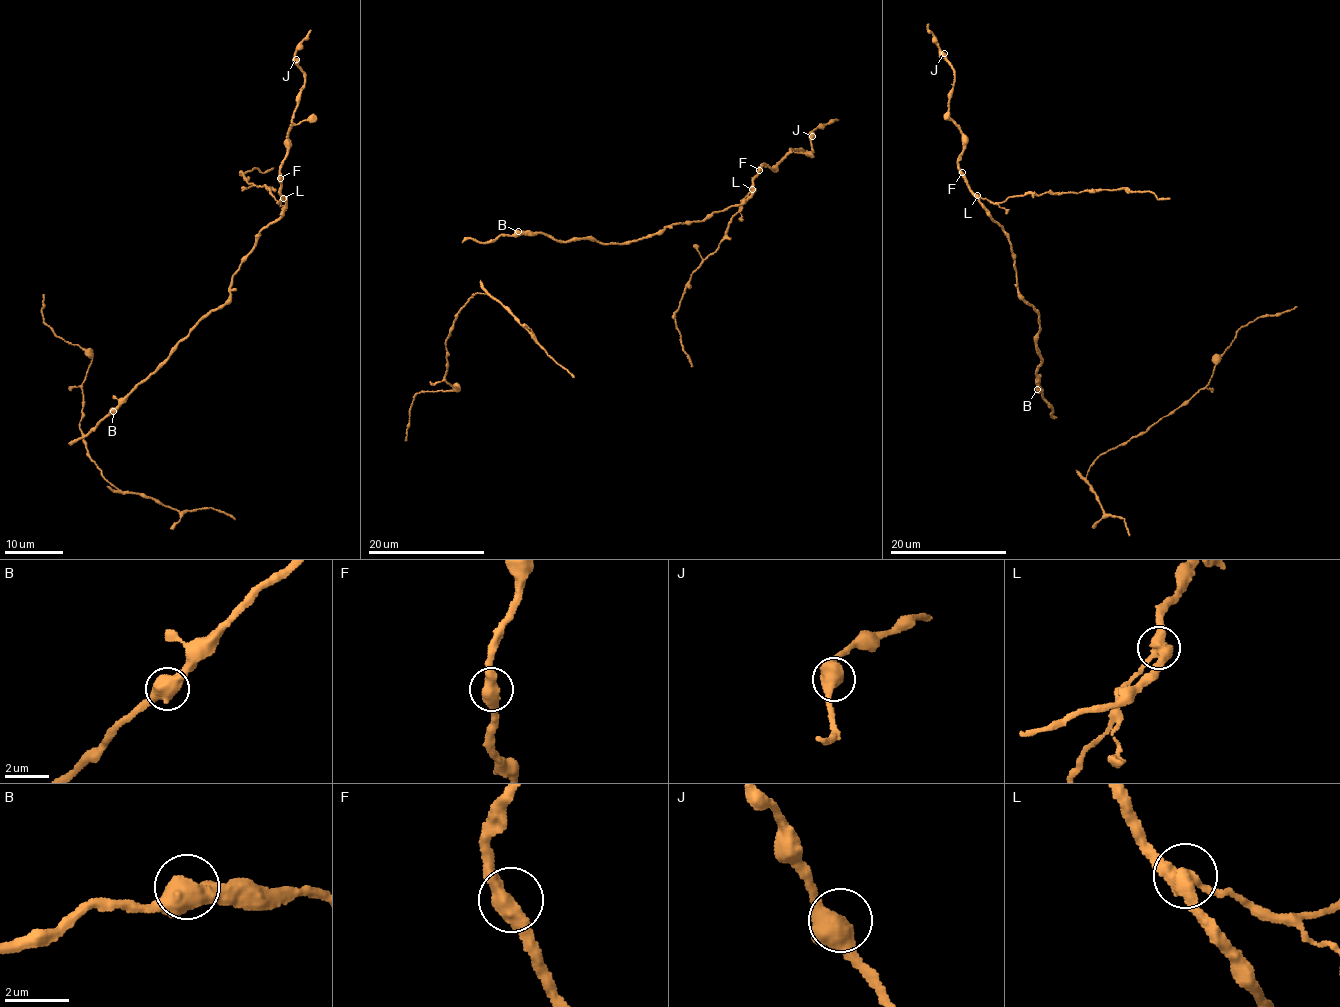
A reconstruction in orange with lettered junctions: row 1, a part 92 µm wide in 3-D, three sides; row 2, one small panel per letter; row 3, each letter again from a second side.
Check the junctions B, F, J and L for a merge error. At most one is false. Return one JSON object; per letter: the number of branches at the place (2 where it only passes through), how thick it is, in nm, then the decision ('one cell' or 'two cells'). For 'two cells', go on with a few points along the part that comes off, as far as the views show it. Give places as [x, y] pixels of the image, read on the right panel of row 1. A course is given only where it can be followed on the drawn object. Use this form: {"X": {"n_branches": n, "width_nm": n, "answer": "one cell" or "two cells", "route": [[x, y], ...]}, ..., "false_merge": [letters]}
{"B": {"n_branches": 3, "width_nm": 440, "answer": "one cell"}, "F": {"n_branches": 2, "width_nm": 480, "answer": "one cell"}, "J": {"n_branches": 3, "width_nm": 440, "answer": "one cell"}, "L": {"n_branches": 3, "width_nm": 440, "answer": "two cells", "route": [[978, 196], [990, 202], [998, 202], [1033, 193], [1124, 188], [1151, 192], [1157, 199], [1170, 198]]}, "false_merge": ["L"]}

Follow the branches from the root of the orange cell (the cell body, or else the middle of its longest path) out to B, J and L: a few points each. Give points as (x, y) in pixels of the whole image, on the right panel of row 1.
B: (1040, 354), (1043, 362), (1036, 373), (1040, 385), (1037, 389)
J: (1040, 354), (1038, 318), (1017, 290), (1009, 234), (957, 162), (963, 133), (948, 116), (954, 69), (944, 53)
L: (1040, 354), (1035, 334), (1040, 329), (1038, 318), (1034, 308), (1017, 290), (1009, 234), (987, 214), (978, 196)

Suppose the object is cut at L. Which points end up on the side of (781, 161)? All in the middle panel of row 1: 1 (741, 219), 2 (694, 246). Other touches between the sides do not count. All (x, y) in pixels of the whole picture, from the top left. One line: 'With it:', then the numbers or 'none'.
With it: none

